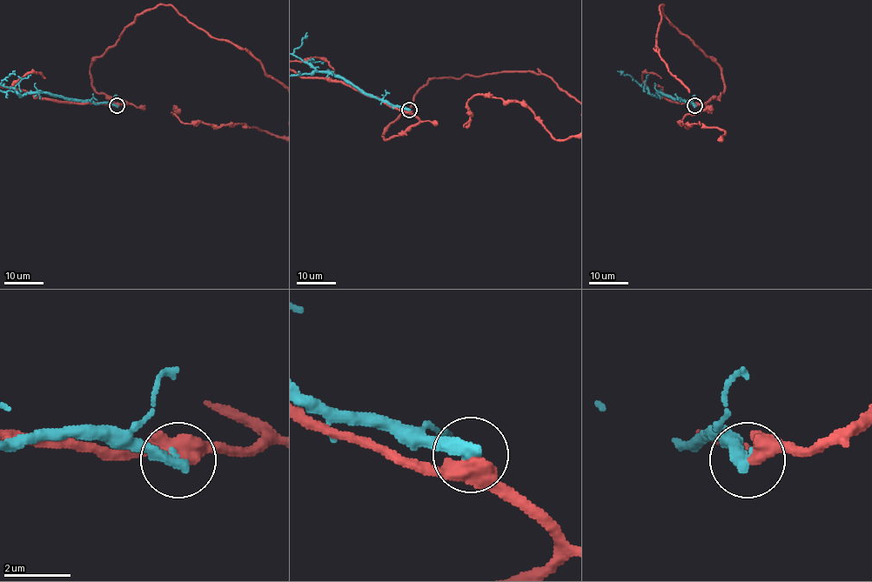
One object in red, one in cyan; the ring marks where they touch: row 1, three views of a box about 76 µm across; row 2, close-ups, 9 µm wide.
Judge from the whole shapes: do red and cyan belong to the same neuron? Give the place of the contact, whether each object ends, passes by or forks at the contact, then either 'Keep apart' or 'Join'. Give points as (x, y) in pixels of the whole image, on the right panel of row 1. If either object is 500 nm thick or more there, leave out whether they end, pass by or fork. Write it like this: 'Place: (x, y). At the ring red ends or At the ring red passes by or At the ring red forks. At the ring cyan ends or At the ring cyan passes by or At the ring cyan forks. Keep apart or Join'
Place: (694, 105). At the ring red passes by. At the ring cyan ends. Keep apart

